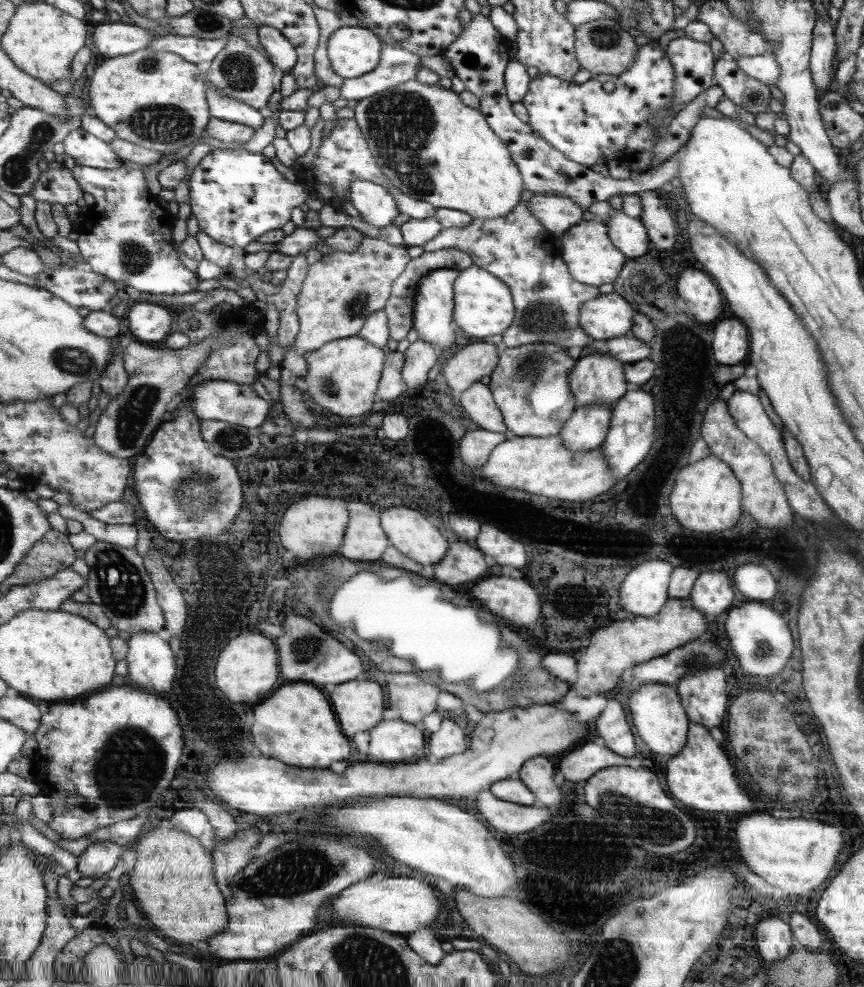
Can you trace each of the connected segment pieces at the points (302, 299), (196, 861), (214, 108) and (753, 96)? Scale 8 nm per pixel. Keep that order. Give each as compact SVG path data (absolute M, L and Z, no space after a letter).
M365 237L358 251L335 250L313 263L297 295L300 331L296 338L296 351L306 356L332 340L357 336L368 318L387 306L392 284L409 262L403 243L402 246L393 246Z
M158 820L158 825L143 835L136 842L136 858L134 871L130 874L130 886L137 902L146 914L151 914L149 920L162 931L177 940L181 945L188 946L192 941L208 942L208 938L221 932L229 922L226 896L220 888L214 871L212 853L203 843L191 833L182 831L175 824Z
M211 82L206 83L206 85L212 118L246 124L254 128L255 132L263 126L265 118L263 118L263 114L259 112L258 108L229 95L224 95L224 92L220 91Z
M724 57L713 64L714 84L723 91L723 98L741 106L751 115L767 112L770 99L767 85L747 76L733 59Z

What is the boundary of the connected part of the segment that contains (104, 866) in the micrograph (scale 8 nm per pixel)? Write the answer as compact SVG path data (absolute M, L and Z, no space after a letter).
M111 841L91 843L80 856L77 870L81 876L93 879L101 874L109 874L121 860L124 849L125 846Z

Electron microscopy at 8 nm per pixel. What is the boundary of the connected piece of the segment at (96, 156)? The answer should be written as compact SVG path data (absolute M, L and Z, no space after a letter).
M78 128L63 142L64 152L70 164L100 169L116 169L125 160L111 149L111 144L89 134L85 128Z

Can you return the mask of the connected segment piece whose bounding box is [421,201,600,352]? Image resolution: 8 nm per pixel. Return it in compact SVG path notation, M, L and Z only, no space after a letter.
M526 201L520 202L506 216L489 220L472 218L461 228L442 228L437 236L421 245L423 253L450 248L465 252L473 265L486 269L511 289L514 322L501 333L501 347L547 341L576 352L591 342L578 324L577 315L580 304L600 293L595 286L575 281L565 263L555 264L557 246L551 246L551 233L539 222Z

